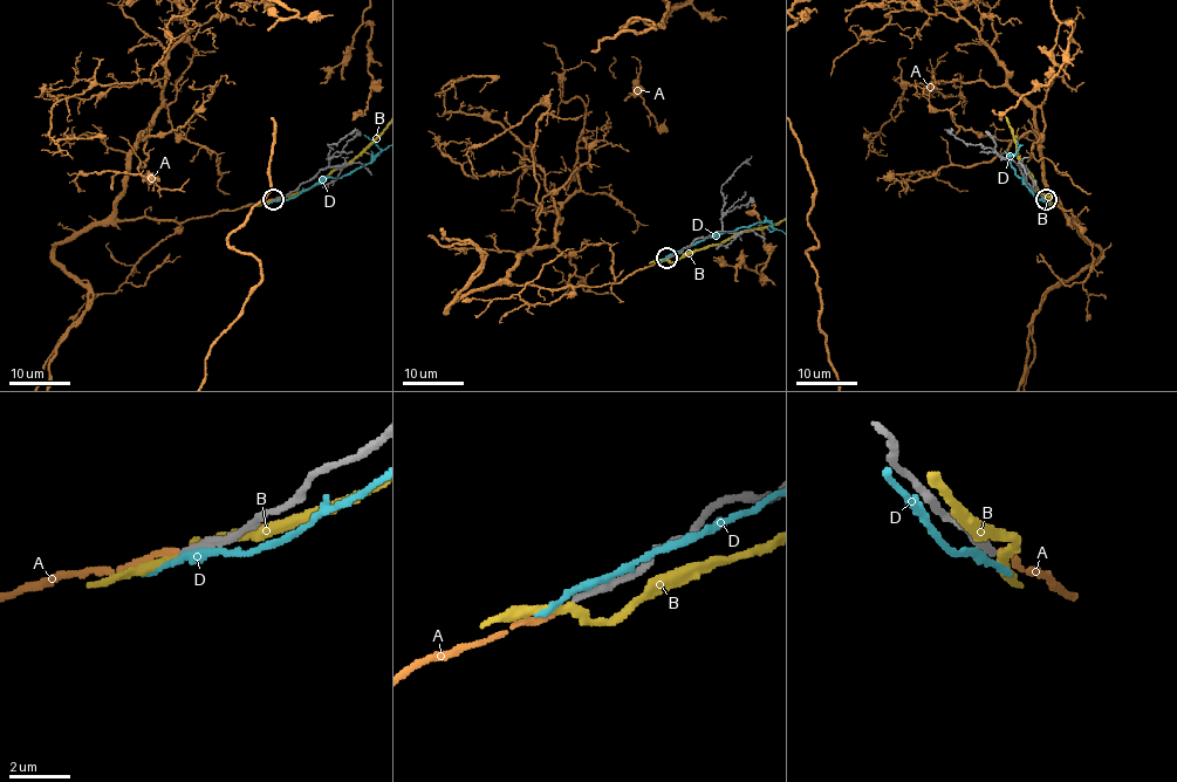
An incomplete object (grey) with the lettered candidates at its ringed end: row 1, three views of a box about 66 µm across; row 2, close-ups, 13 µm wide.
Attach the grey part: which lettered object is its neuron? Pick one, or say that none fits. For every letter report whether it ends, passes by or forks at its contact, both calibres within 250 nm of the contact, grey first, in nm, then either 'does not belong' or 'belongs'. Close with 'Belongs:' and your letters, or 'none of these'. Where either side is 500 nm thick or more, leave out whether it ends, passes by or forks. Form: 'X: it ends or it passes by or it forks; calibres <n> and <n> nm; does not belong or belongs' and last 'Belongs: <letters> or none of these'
A: it ends; calibres 240 and 190 nm; belongs
B: it passes by; calibres 240 and 240 nm; does not belong
D: it passes by; calibres 320 and 240 nm; does not belong
Belongs: A

